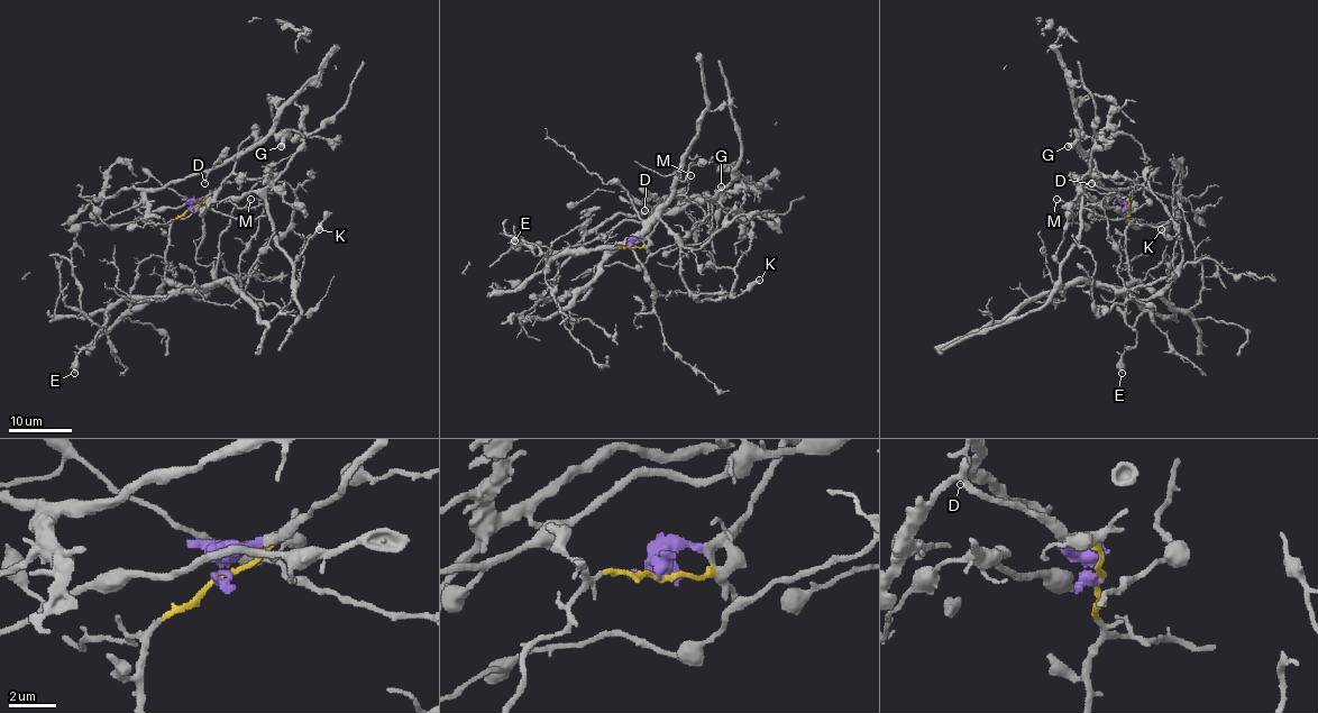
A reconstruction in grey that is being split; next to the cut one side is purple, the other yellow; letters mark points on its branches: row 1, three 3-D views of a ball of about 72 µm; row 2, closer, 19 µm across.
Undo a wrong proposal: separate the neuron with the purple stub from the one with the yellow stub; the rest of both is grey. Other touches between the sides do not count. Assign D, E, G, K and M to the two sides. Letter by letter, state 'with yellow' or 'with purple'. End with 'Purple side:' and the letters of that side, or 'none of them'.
D: with purple
E: with yellow
G: with purple
K: with yellow
M: with yellow
Purple side: D, G

